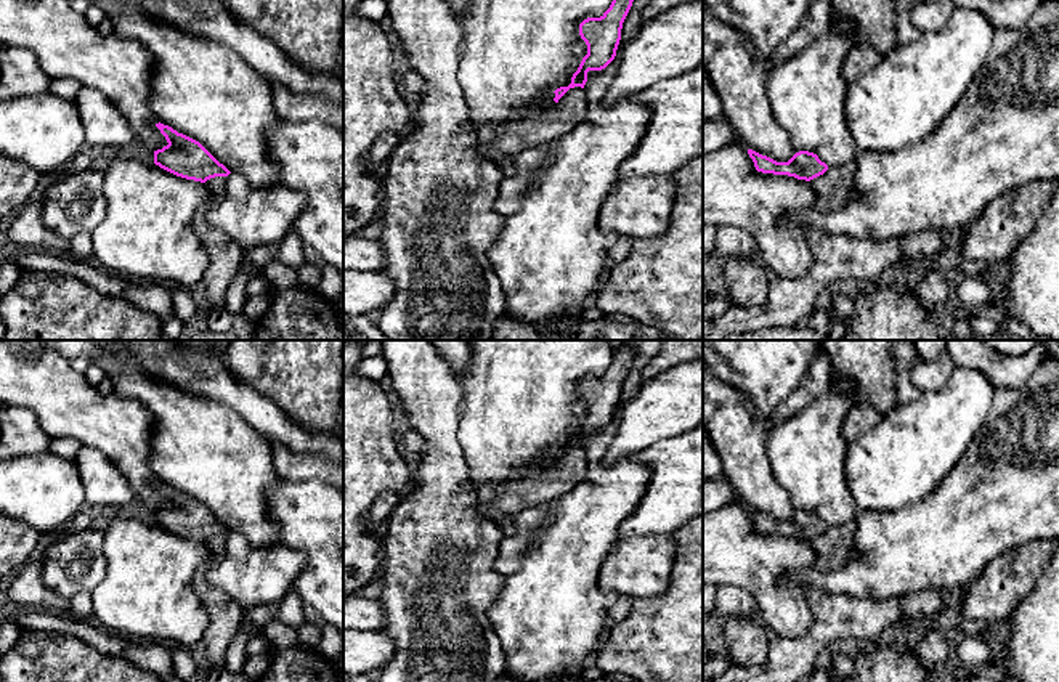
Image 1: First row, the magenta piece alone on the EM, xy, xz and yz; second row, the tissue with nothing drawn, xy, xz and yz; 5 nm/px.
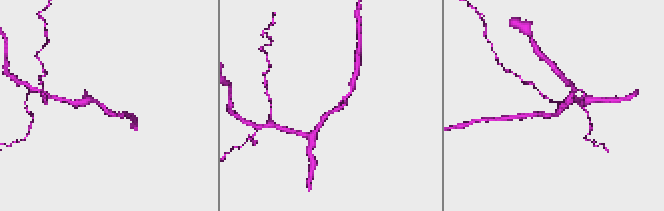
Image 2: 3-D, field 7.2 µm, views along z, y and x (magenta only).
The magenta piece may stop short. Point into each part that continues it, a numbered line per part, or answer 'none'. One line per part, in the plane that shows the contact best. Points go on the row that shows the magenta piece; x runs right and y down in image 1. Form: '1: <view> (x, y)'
none

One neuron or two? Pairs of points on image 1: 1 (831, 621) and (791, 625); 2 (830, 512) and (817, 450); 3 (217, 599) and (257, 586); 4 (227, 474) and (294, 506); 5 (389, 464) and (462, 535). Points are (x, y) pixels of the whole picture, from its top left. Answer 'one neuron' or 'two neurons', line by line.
1: two neurons
2: one neuron
3: two neurons
4: two neurons
5: two neurons

